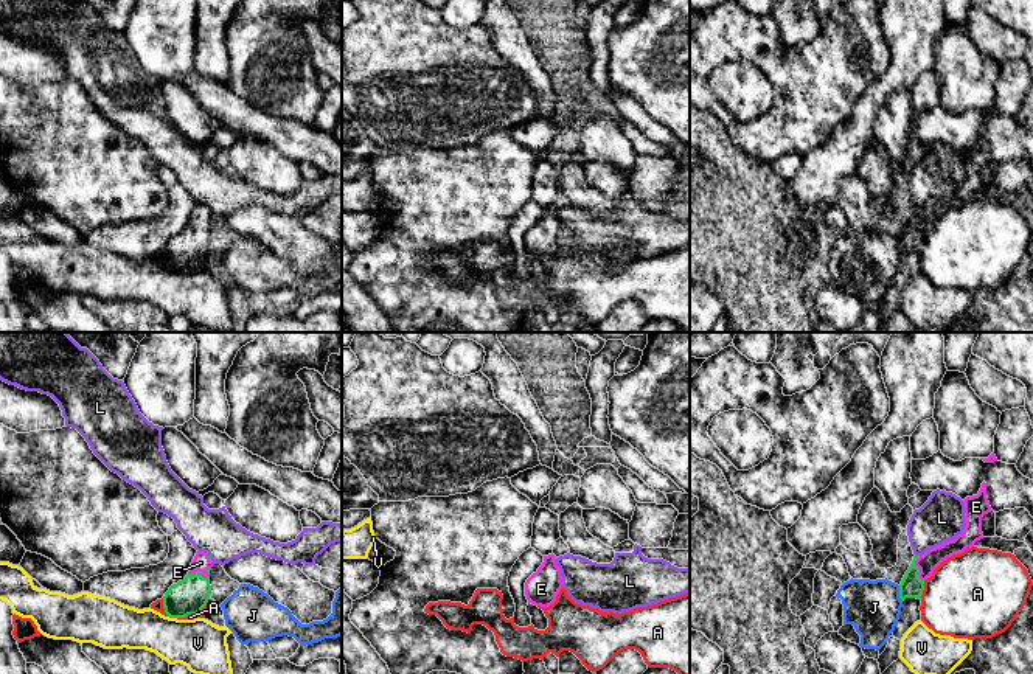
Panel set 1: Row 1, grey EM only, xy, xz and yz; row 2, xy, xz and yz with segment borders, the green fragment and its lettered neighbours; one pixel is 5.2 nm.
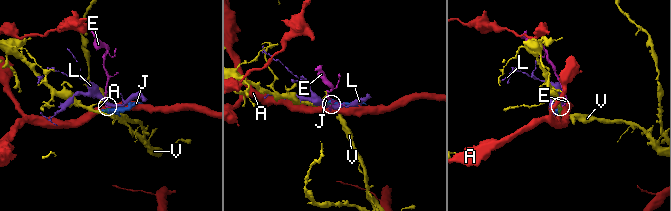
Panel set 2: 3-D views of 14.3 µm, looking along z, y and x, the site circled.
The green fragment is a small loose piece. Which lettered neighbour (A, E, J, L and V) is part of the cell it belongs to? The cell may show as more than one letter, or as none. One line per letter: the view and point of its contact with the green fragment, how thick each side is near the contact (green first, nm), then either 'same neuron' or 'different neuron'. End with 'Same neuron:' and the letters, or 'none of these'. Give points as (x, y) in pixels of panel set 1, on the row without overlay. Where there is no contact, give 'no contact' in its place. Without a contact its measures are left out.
A: contact xy (163, 258); calibres 190 and 50 nm; different neuron
E: contact yz (918, 221); calibres 120 and 100 nm; same neuron
J: contact yz (900, 246); calibres 120 and 280 nm; different neuron
L: contact yz (915, 207); calibres 120 and 240 nm; different neuron
V: contact xy (173, 269); calibres 190 and 260 nm; different neuron
Same neuron: E

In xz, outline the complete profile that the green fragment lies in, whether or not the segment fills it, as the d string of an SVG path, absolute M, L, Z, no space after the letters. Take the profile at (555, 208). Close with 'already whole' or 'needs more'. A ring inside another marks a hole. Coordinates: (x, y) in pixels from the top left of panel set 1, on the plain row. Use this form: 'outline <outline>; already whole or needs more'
outline M544 208L542 217L525 235L525 248L528 255L548 259L556 253L562 241L561 222L556 217L556 208Z; needs more

